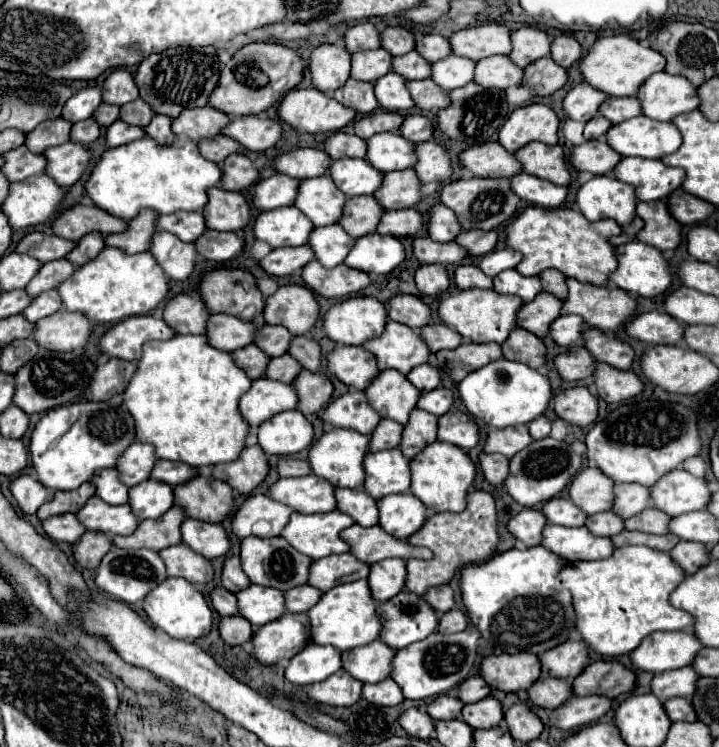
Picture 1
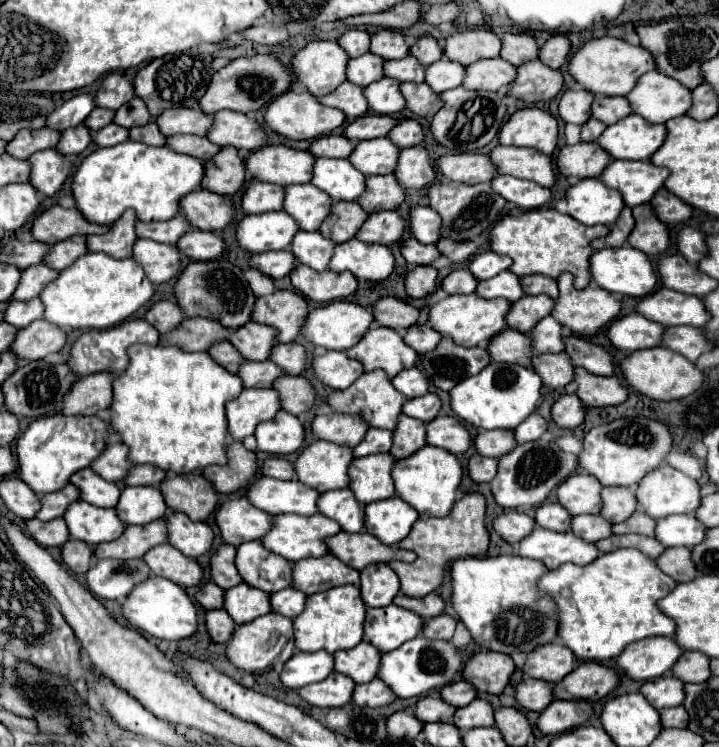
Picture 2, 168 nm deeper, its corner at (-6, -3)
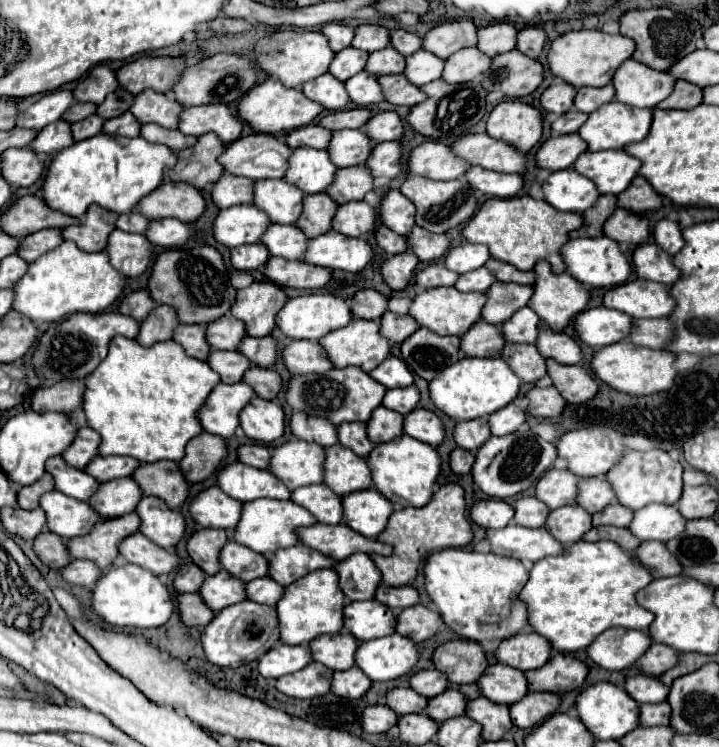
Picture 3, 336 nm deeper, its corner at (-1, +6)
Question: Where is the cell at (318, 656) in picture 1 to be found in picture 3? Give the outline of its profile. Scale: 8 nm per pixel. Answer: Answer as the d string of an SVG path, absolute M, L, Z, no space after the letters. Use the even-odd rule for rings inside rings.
M276 643L268 653L258 659L258 673L262 677L278 679L282 675L300 671L310 663L310 649L306 645L284 645Z

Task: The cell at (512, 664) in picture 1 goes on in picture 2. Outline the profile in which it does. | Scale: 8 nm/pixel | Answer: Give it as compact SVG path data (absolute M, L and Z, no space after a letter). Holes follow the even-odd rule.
M479 652L463 670L465 680L475 684L475 688L485 694L503 694L503 690L511 684L513 674L515 662L511 656L499 652Z

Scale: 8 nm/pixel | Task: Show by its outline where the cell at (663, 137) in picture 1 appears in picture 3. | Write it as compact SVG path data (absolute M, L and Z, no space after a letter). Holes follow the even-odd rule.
M612 101L590 113L588 121L578 129L578 135L588 143L588 151L622 149L628 143L642 141L650 131L650 123L650 109L636 109Z

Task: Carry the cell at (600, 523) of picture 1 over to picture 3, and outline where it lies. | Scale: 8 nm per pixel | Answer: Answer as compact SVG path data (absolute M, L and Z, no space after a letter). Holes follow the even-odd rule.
M566 505L550 511L544 523L544 529L550 531L550 535L554 535L554 539L562 545L576 543L590 527L590 513L582 511L578 505Z

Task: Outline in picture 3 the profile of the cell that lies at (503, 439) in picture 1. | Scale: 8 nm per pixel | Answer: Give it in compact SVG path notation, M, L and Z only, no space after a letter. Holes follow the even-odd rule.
M486 419L462 421L454 427L454 441L466 451L476 451L482 443L486 443L486 439L490 439L490 427Z

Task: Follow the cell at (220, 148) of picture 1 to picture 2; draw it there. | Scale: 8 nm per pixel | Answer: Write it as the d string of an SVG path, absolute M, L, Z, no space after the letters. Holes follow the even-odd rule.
M185 134L185 136L169 136L167 146L173 148L175 152L195 156L195 158L199 158L203 162L213 160L213 156L221 150L221 146L213 144L209 138L205 138L205 136L189 136L189 134Z

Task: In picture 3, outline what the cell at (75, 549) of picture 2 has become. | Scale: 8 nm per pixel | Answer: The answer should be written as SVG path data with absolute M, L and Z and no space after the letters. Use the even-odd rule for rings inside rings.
M42 531L34 539L34 553L40 557L42 563L46 563L52 569L60 569L66 563L70 563L70 555L66 551L64 539L50 531Z

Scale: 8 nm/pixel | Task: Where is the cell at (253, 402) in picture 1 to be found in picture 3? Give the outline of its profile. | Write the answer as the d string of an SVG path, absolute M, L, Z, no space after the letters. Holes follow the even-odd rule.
M242 381L234 385L216 385L198 411L200 427L222 439L232 437L238 427L238 411L246 407L252 397L254 389Z

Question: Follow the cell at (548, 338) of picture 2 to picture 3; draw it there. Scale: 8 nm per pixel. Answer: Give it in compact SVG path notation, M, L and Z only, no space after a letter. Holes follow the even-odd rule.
M528 307L516 311L508 321L500 323L500 331L506 343L534 343L538 337L538 315Z

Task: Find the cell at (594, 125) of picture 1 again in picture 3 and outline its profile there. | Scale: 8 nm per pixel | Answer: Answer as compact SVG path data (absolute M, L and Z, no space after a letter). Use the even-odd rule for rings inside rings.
M566 111L564 115L560 115L554 123L552 123L552 133L554 135L562 135L562 133L576 133L582 123L586 123L588 115L586 113L580 113L580 111Z

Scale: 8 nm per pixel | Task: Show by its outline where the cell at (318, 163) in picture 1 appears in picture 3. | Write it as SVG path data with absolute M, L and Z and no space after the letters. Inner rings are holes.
M246 135L232 141L218 157L224 171L248 179L278 179L286 173L290 149L274 135Z

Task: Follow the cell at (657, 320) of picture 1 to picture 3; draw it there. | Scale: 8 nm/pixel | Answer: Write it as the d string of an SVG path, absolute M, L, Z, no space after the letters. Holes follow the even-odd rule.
M590 307L574 319L578 341L586 343L592 349L602 349L606 345L622 341L626 327L630 327L630 317L622 315L622 311L606 307Z

